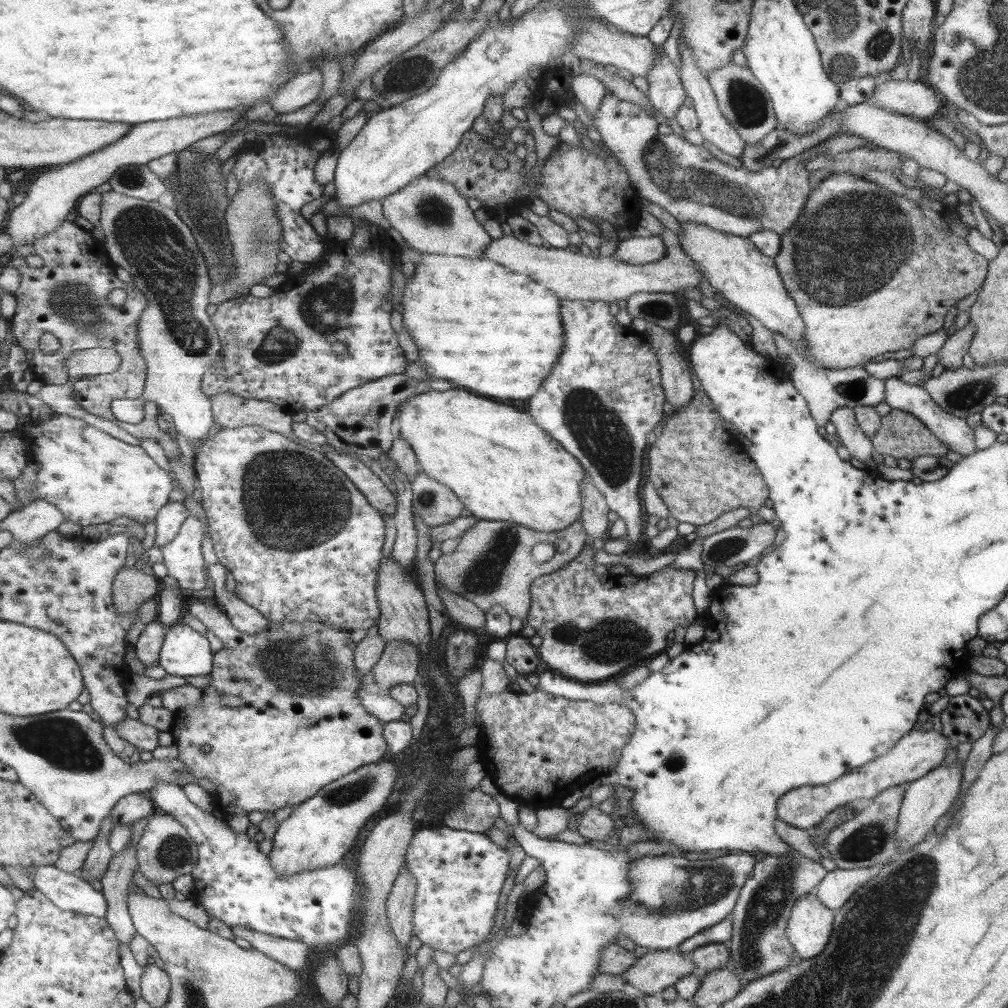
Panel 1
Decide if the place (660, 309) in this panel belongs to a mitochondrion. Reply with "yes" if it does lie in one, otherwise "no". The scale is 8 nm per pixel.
yes

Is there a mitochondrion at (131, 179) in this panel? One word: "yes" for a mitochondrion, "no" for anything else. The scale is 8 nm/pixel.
yes

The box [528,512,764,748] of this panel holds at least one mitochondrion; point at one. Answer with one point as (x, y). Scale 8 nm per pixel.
(611, 639)

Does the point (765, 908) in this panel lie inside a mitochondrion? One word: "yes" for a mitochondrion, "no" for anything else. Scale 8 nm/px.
yes

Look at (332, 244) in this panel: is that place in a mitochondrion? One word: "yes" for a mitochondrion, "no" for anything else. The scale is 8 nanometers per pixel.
no

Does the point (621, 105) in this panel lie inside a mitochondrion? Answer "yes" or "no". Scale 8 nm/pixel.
no

